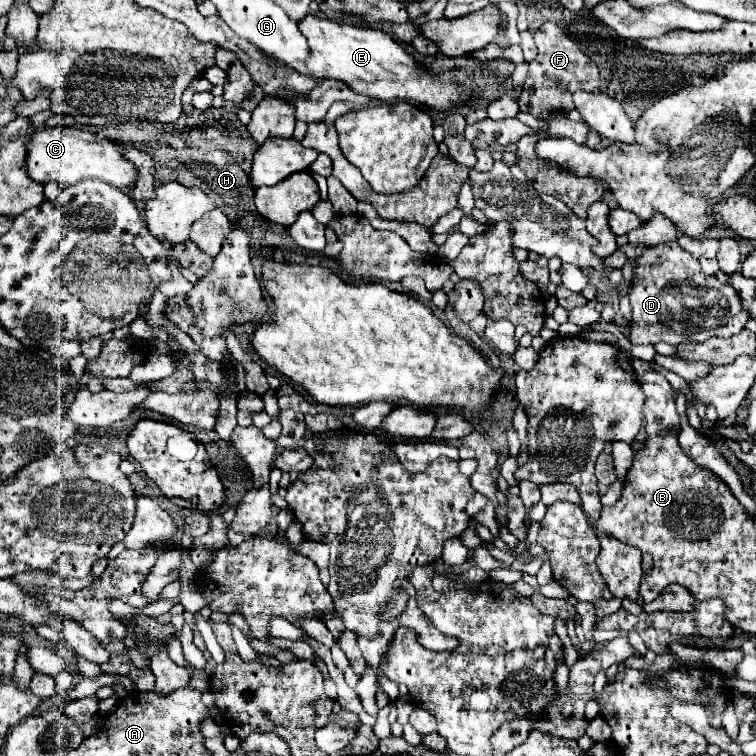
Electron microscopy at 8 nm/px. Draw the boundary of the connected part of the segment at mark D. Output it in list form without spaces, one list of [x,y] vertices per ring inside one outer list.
[[[665,242],[643,250],[635,260],[629,300],[631,344],[667,342],[675,346],[681,342],[705,342],[711,336],[733,336],[745,328],[749,320],[749,312],[743,310],[737,292],[729,288],[729,284],[707,276],[697,258],[681,250],[677,242]]]

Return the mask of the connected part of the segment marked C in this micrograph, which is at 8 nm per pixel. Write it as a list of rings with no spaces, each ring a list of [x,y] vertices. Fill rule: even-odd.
[[[71,126],[43,128],[33,134],[27,146],[27,172],[31,180],[39,184],[47,184],[55,180],[61,186],[71,186],[77,184],[79,180],[99,178],[121,190],[133,188],[139,178],[139,170],[135,168],[135,164],[129,162],[111,140],[95,132],[85,132],[81,128],[71,128]]]

